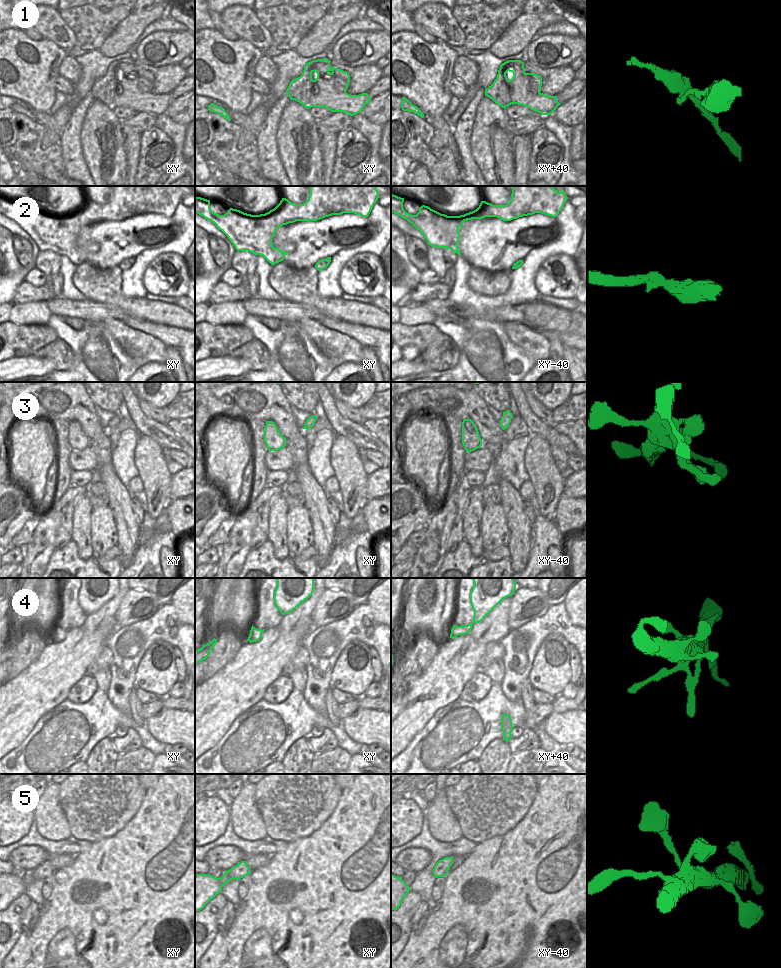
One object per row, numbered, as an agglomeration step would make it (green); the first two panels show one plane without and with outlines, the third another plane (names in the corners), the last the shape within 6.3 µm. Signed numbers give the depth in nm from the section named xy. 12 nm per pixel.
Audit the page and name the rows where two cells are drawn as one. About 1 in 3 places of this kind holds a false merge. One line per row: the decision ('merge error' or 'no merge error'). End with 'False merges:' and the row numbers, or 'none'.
1: merge error
2: merge error
3: no merge error
4: no merge error
5: no merge error
False merges: 1, 2

